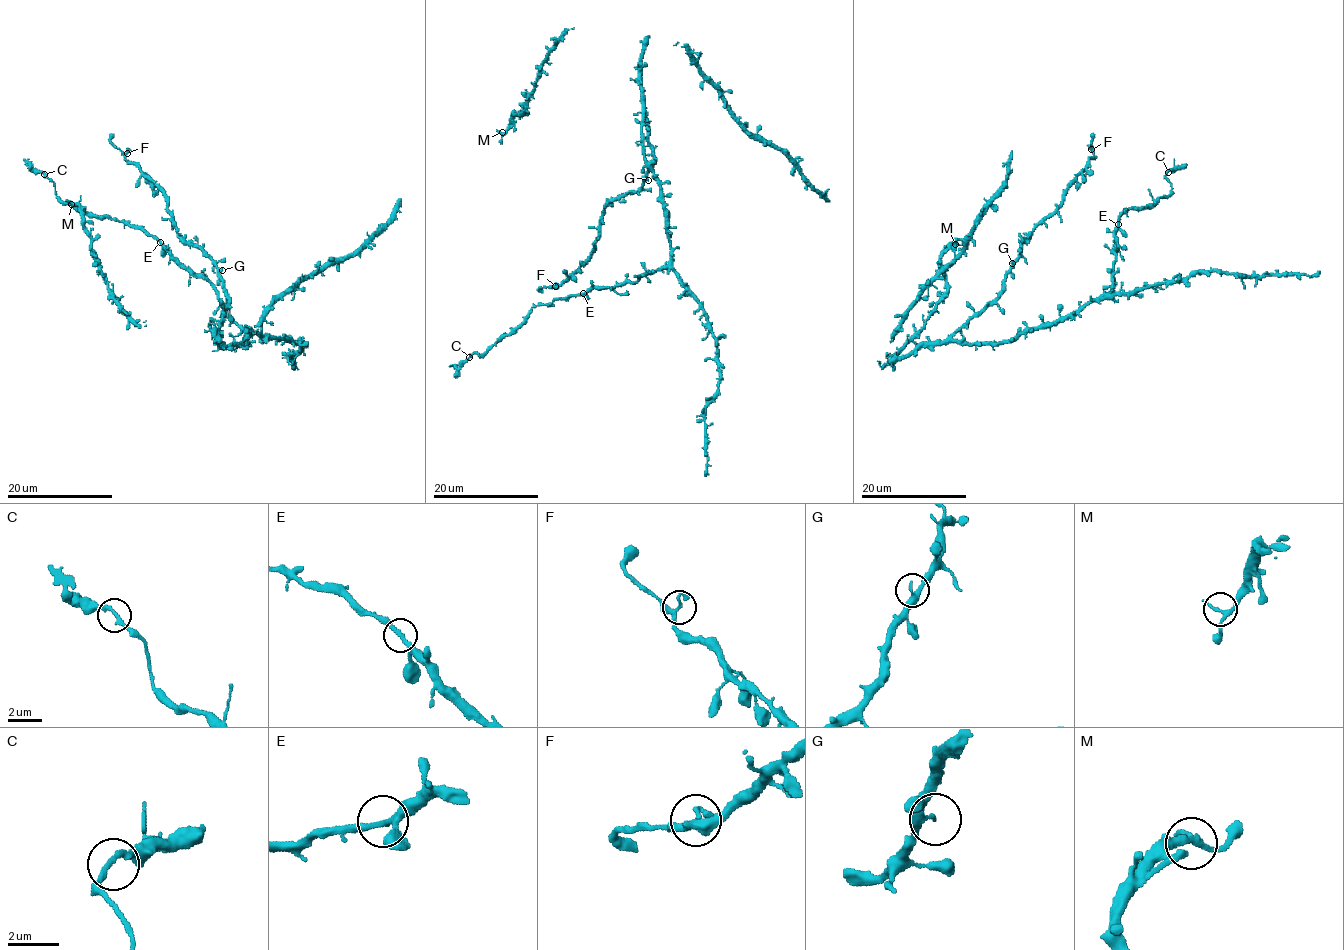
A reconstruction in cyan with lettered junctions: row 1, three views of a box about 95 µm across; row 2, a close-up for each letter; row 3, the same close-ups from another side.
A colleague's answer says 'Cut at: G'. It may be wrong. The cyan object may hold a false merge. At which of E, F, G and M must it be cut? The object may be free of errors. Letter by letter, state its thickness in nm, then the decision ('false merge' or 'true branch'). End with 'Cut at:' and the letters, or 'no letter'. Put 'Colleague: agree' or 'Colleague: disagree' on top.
Colleague: disagree
E: 220 nm thick; true branch
F: 280 nm thick; true branch
G: 280 nm thick; true branch
M: 260 nm thick; true branch
Cut at: no letter

